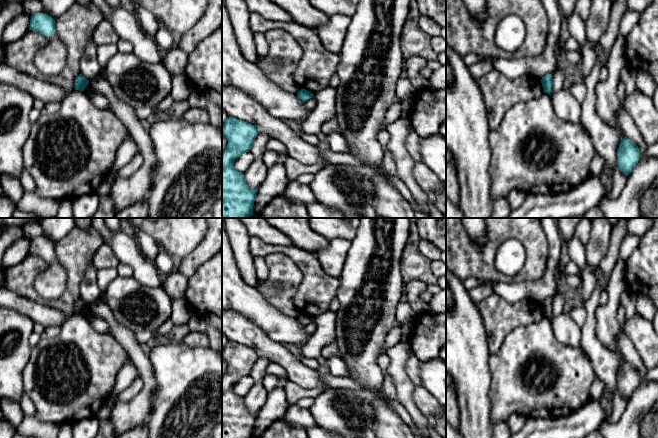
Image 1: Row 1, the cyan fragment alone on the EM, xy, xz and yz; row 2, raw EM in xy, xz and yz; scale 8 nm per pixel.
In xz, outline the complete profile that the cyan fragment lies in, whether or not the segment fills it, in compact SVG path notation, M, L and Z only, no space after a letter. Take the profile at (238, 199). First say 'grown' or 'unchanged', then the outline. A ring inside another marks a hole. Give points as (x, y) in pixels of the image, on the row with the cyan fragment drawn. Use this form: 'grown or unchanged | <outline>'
unchanged | M228 117L222 126L222 135L228 140L222 153L222 218L249 218L253 215L257 190L248 187L244 173L234 168L234 161L250 151L258 134L254 125L233 117Z

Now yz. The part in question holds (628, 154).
unchanged | M625 137L617 151L617 165L628 176L640 160L640 150L630 139Z

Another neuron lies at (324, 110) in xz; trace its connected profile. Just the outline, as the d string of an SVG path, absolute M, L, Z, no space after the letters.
M329 86L314 93L314 96L316 106L310 111L306 119L302 121L300 132L298 133L300 136L304 134L320 134L322 125L335 116L336 88Z

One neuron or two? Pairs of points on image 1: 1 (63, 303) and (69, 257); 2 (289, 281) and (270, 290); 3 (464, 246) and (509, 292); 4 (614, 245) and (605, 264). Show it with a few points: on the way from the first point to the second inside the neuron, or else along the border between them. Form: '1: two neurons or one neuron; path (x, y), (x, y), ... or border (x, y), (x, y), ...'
1: one neuron; path (72, 292), (73, 268)
2: one neuron; path (284, 286), (280, 290), (275, 290)
3: two neurons; border (476, 277), (502, 282), (523, 282)
4: one neuron; path (613, 250), (610, 259)

